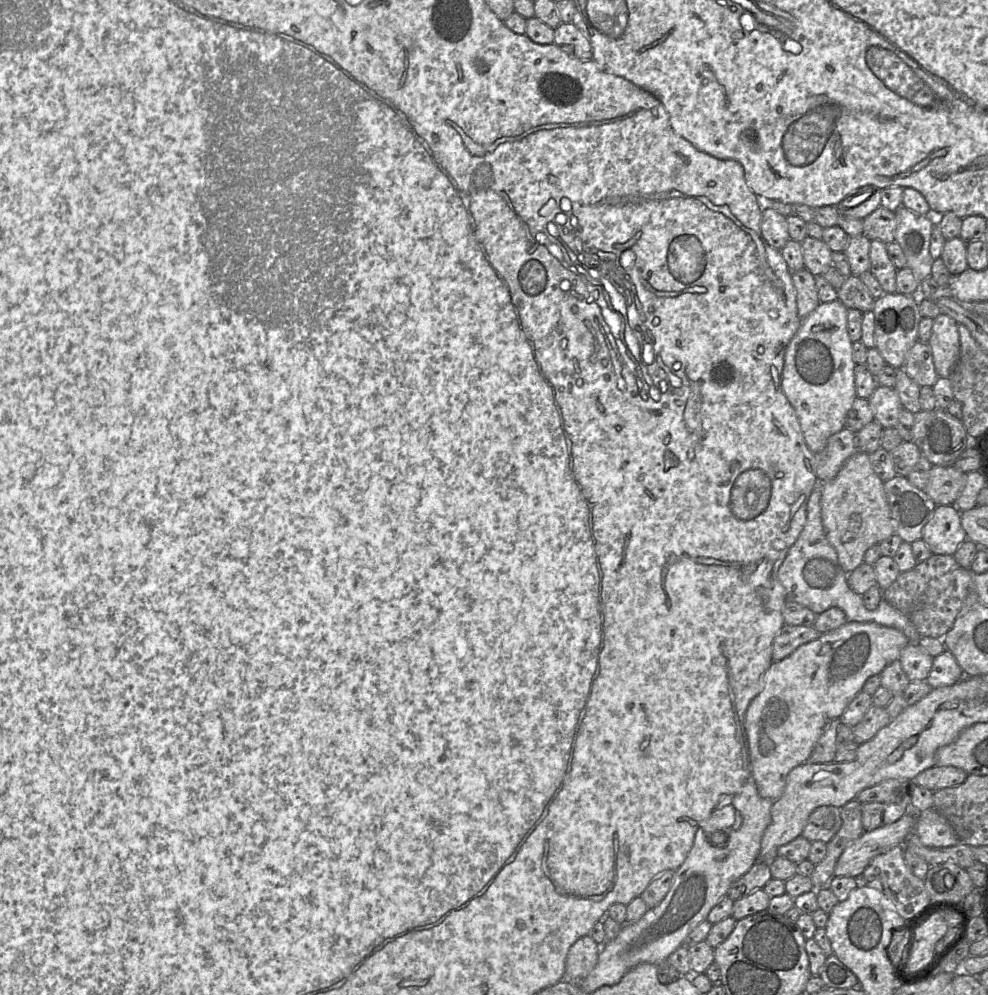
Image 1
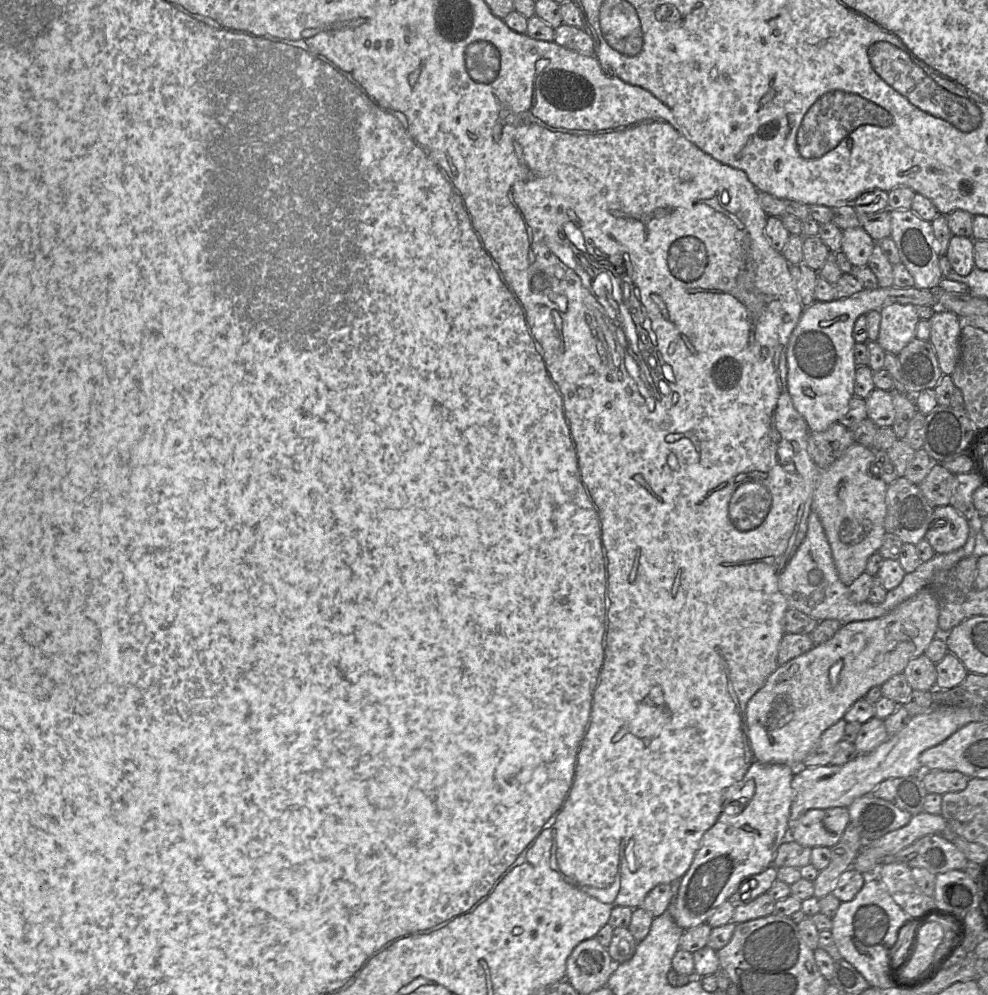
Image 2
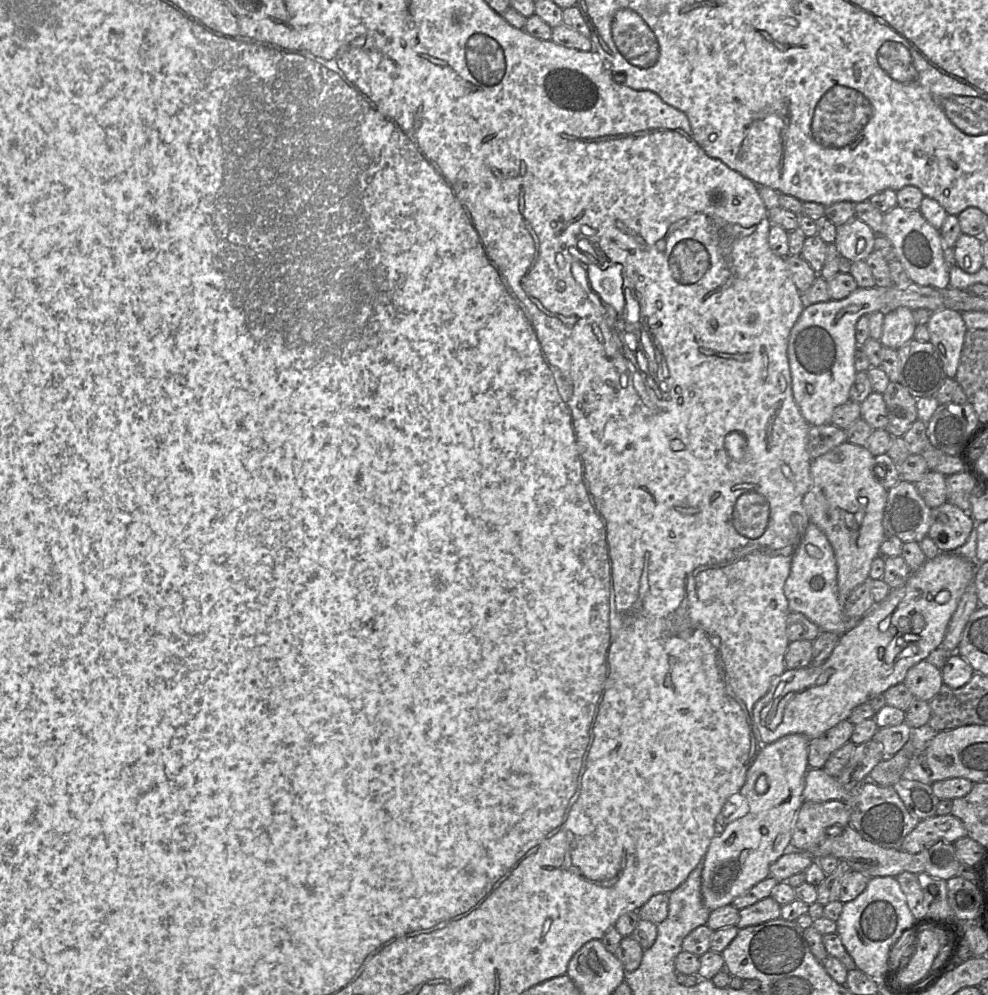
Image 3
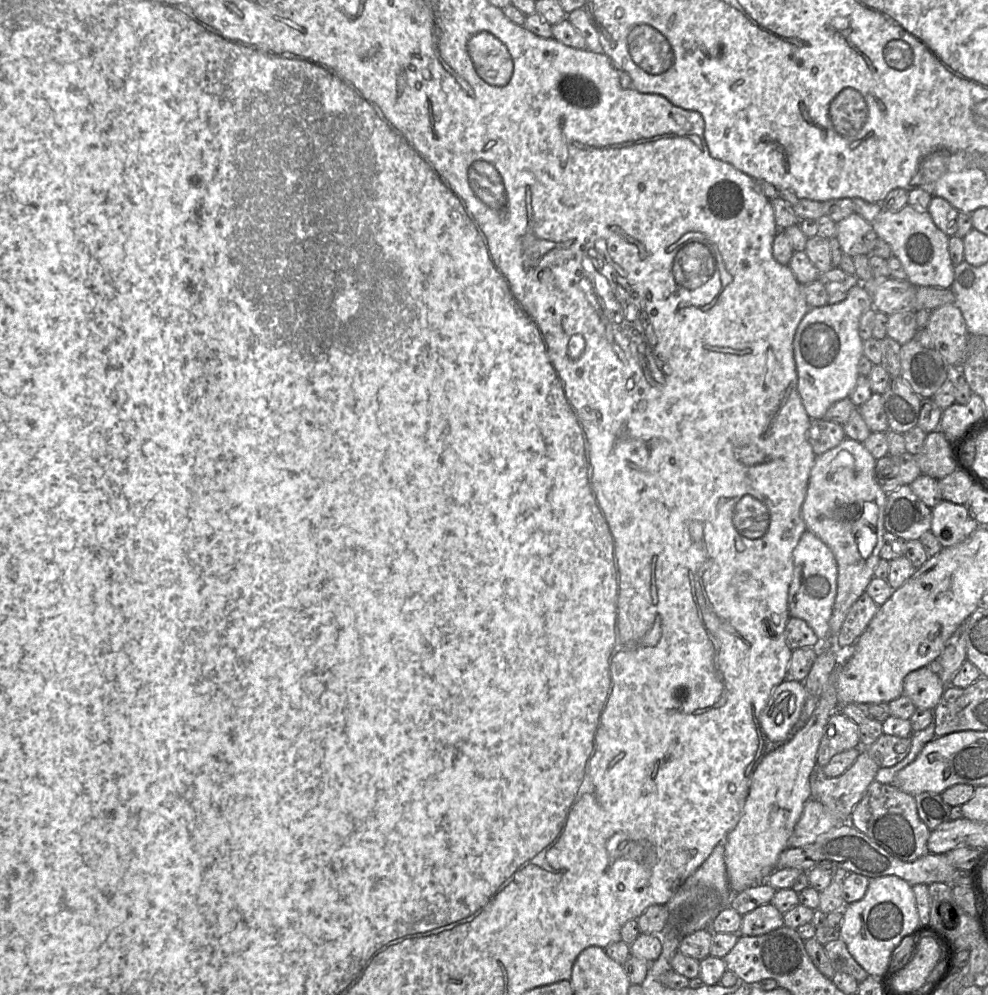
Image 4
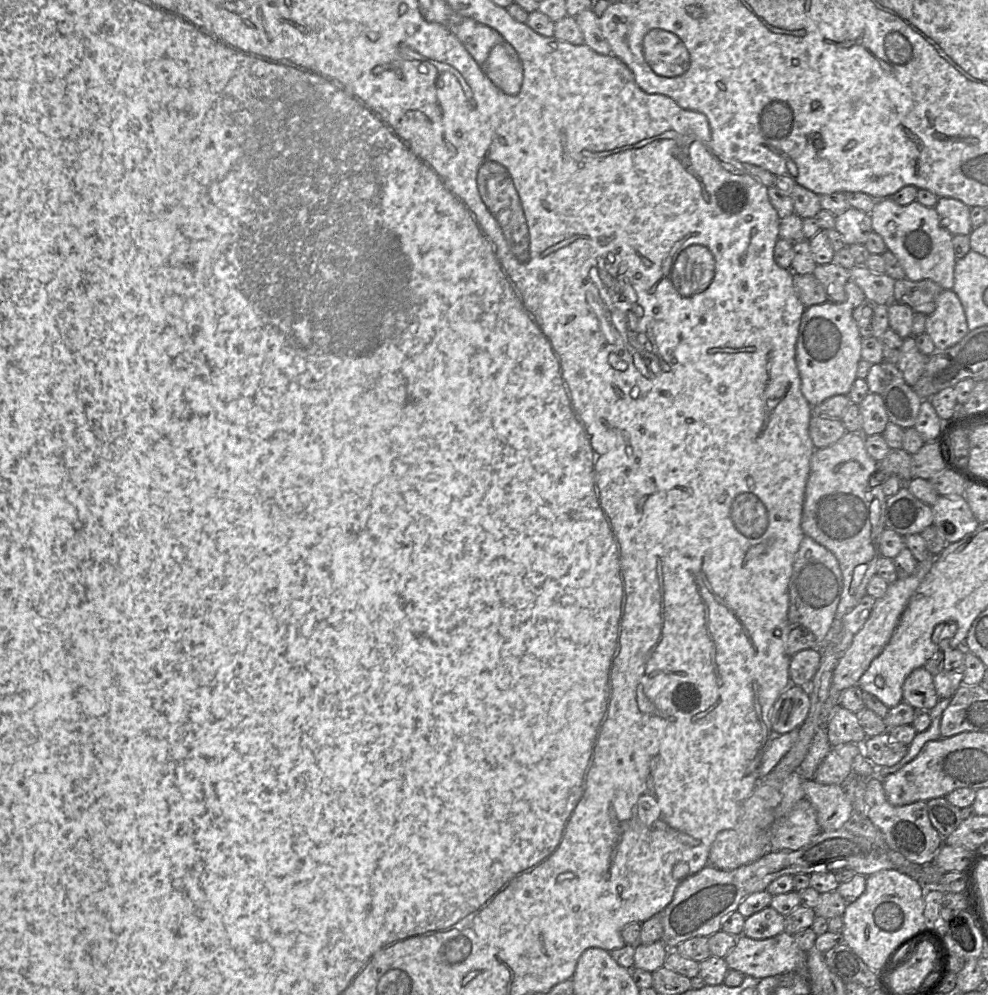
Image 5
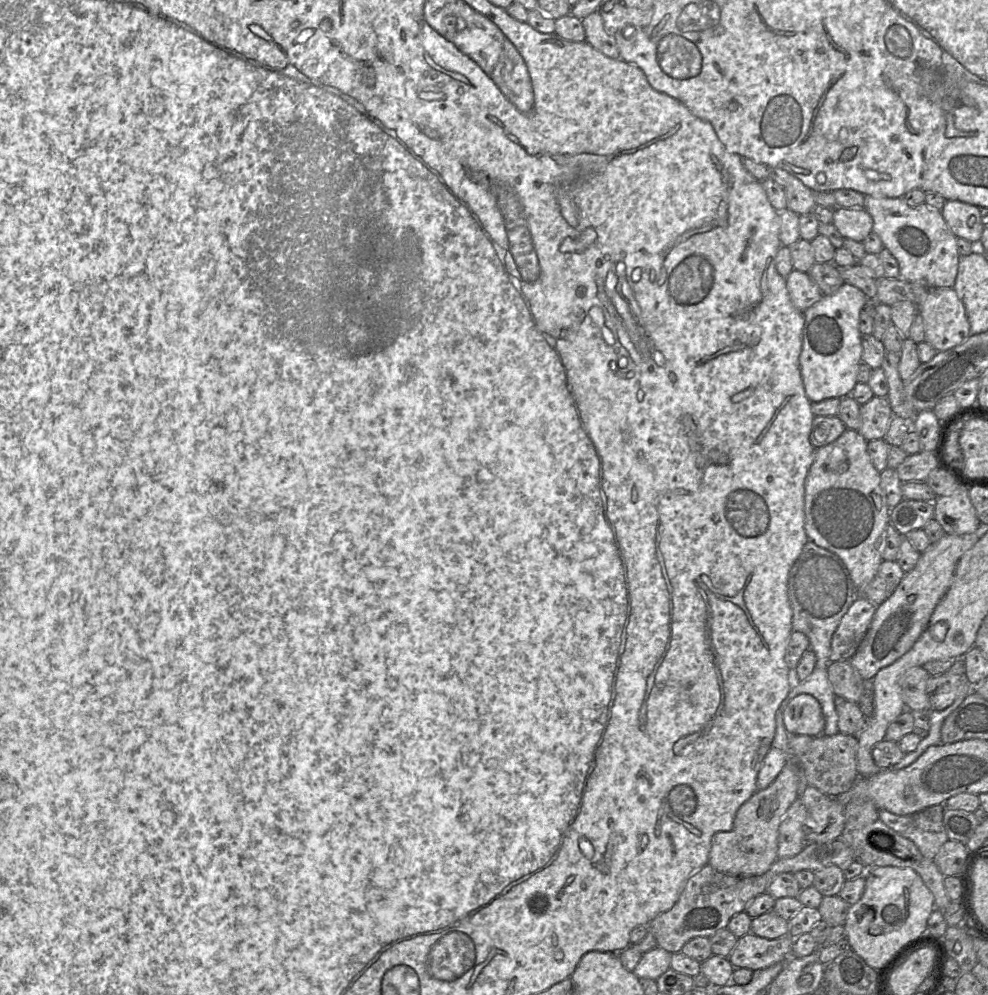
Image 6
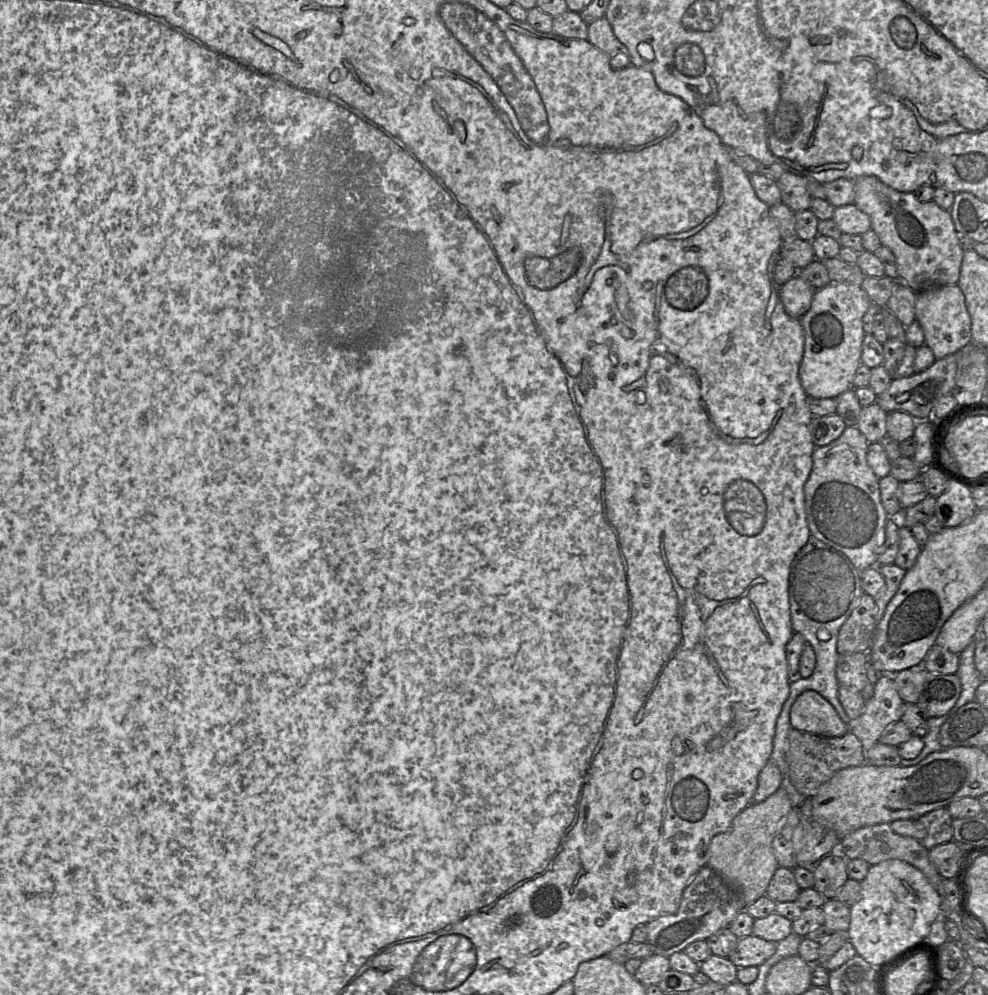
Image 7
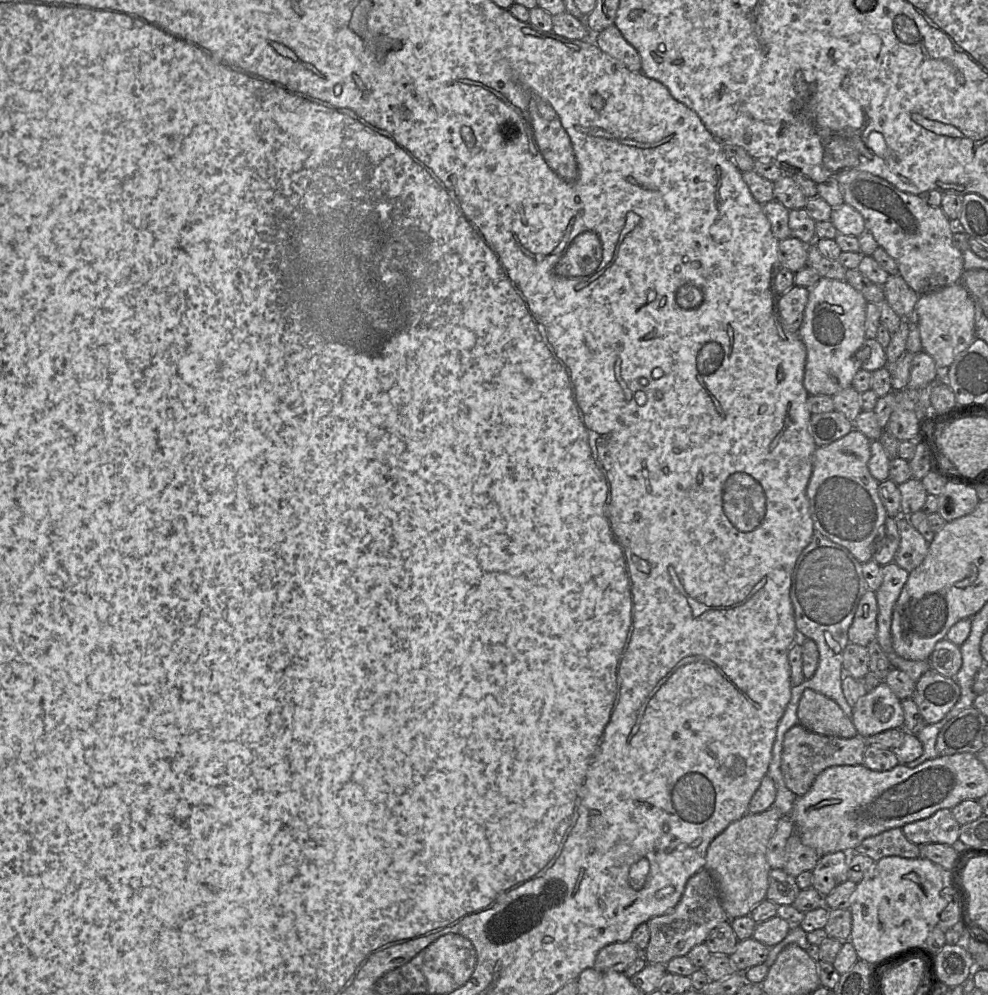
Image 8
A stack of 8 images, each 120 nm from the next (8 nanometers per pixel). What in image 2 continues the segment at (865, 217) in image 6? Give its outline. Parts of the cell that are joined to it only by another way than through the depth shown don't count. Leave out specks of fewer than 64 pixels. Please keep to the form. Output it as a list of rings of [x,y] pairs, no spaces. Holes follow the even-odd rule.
[[[861,226],[842,231],[841,251],[853,268],[867,266],[875,243]]]

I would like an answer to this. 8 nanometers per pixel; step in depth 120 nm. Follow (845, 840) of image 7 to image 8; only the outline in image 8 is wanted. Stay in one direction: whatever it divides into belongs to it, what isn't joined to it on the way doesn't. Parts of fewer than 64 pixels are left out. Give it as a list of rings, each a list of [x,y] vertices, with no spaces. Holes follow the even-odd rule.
[[[892,828],[864,839],[854,852],[866,855],[874,862],[888,856],[909,859],[920,857],[919,846],[910,842],[901,828]]]

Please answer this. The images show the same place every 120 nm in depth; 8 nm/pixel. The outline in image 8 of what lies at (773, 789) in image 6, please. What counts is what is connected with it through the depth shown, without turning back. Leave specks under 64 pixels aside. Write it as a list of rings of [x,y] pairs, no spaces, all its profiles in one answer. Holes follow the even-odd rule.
[[[775,807],[758,814],[747,813],[732,822],[709,845],[705,869],[716,882],[720,903],[730,920],[750,915],[753,908],[766,899],[771,871],[767,847],[782,816]]]

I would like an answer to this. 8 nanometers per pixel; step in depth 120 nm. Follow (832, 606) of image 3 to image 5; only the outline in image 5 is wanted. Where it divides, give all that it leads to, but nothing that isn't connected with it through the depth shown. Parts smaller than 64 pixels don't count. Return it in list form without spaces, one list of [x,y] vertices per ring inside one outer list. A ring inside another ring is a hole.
[[[804,536],[796,554],[789,580],[789,623],[801,624],[815,636],[817,647],[823,646],[841,598],[842,572],[837,558],[809,536]]]

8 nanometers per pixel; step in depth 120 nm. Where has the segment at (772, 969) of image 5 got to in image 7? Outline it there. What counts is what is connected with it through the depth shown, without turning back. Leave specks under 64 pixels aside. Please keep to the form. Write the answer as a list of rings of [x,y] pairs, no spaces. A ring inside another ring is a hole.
[[[750,935],[739,939],[736,948],[729,956],[729,959],[738,969],[759,967],[774,955],[776,949],[777,943]]]

